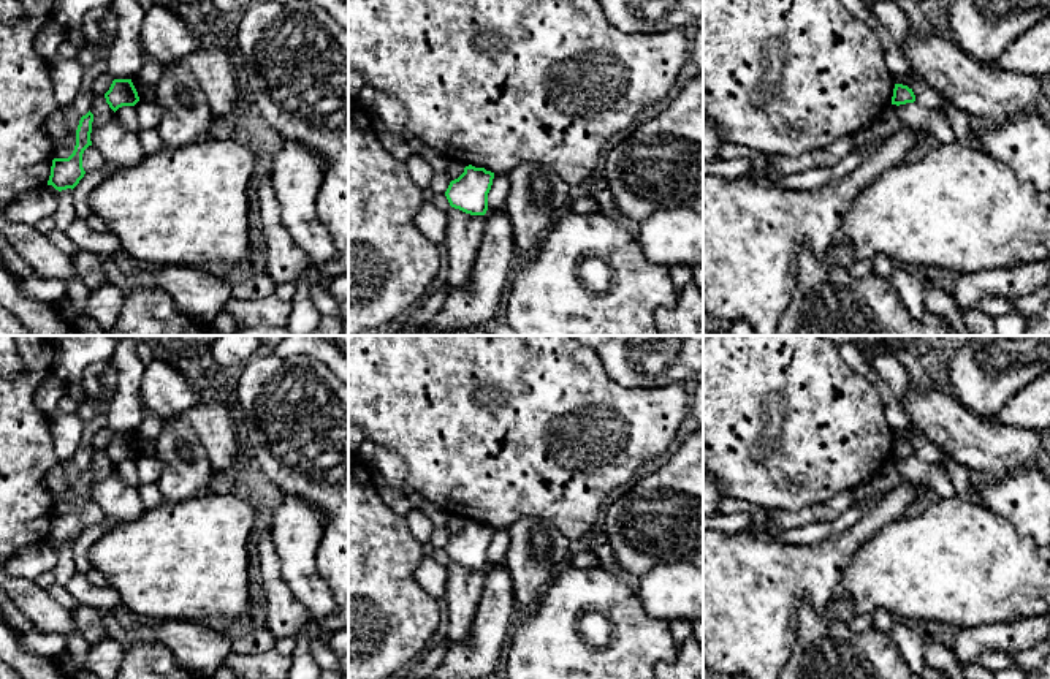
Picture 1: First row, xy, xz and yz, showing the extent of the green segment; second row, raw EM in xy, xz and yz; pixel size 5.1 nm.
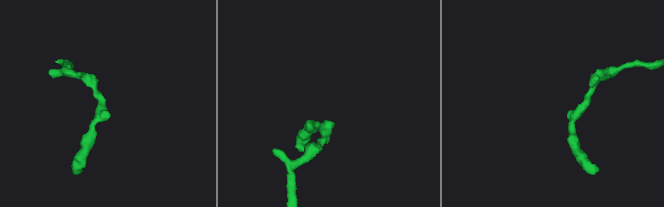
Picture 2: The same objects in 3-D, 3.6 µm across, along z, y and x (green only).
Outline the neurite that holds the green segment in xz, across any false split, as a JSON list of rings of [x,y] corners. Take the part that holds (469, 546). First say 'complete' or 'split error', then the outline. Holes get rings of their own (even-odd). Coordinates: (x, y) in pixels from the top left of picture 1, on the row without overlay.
complete | [[[469,519],[458,533],[450,537],[445,551],[455,563],[470,570],[485,570],[493,533],[494,527]]]

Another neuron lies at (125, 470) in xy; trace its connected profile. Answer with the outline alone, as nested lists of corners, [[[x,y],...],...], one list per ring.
[[[122,461],[114,467],[114,473],[130,486],[139,487],[139,476],[136,470],[136,462],[135,461]]]

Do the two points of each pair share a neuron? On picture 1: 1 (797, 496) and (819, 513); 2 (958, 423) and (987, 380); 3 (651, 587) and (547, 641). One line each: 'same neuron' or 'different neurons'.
1: different neurons
2: different neurons
3: different neurons

